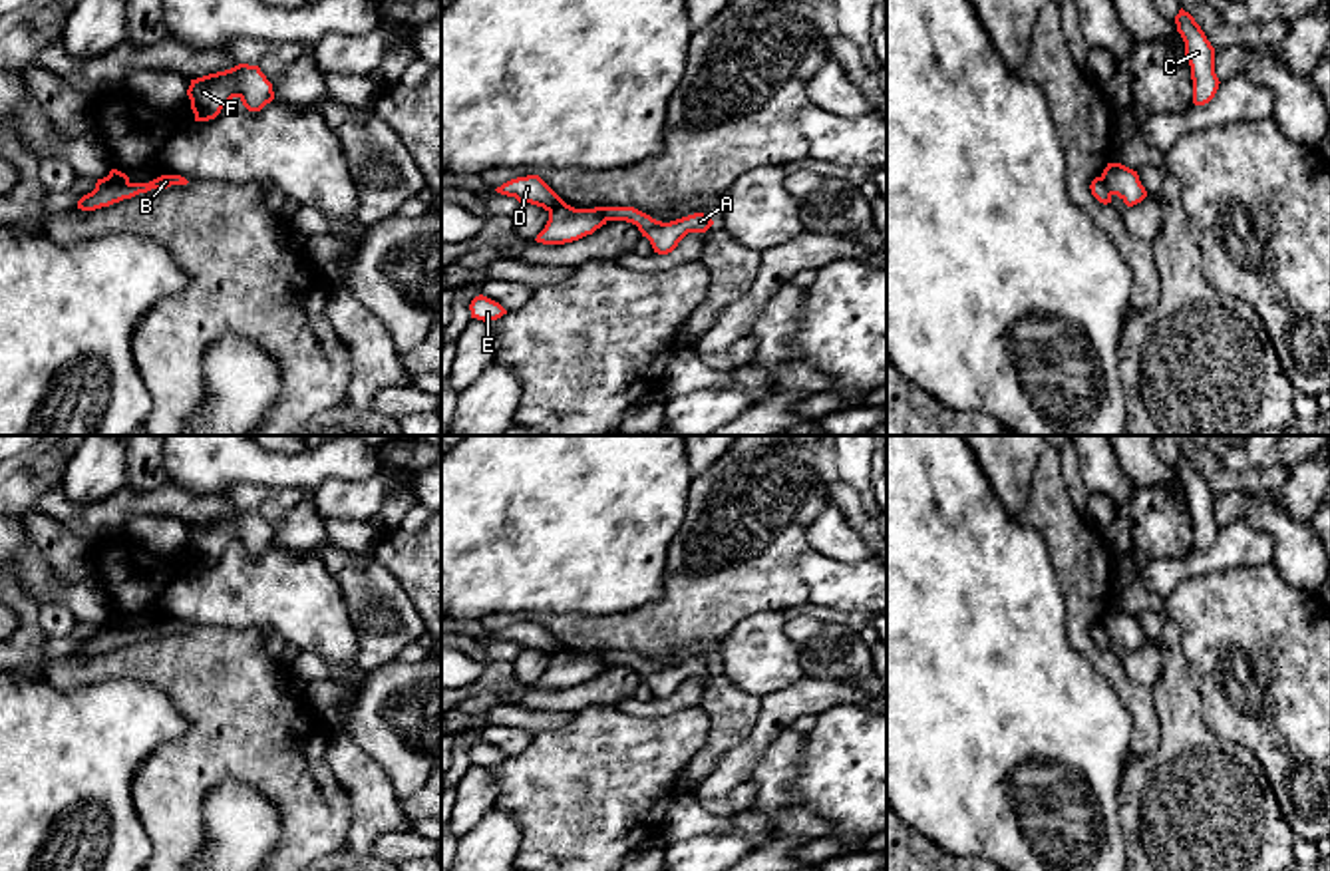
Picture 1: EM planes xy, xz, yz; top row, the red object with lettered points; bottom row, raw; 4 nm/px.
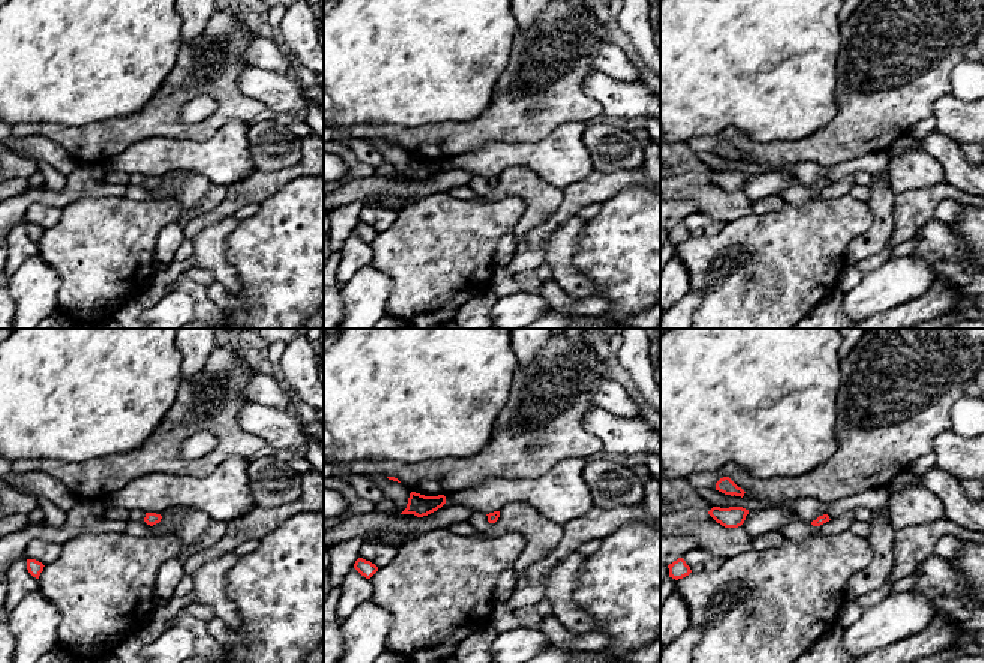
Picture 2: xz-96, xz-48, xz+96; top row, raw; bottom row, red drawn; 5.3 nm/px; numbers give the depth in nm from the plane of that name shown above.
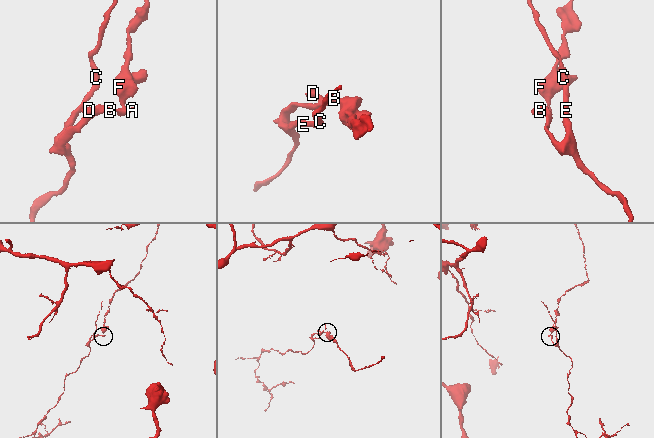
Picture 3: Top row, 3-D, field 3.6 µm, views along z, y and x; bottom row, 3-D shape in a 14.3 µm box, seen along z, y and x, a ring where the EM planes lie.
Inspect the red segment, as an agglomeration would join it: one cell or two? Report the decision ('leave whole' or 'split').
split

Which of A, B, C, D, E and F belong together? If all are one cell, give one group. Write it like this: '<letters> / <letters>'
A B D F / C E

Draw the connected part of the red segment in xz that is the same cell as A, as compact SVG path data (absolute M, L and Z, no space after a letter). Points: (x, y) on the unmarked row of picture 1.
M594 652L604 666L626 666L638 672L658 700L672 698L688 678L706 678L714 666L704 658L694 658L670 668L652 664L634 652Z

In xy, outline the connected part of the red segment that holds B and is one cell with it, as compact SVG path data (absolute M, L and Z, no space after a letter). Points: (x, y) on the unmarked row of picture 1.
M161 620L149 628L125 628L125 630L115 630L107 622L103 622L97 624L95 634L91 638L83 640L78 646L78 654L95 656L119 648L123 644L131 644L139 638L147 638L151 634L167 634L171 630L187 630L187 628L189 626L181 620Z

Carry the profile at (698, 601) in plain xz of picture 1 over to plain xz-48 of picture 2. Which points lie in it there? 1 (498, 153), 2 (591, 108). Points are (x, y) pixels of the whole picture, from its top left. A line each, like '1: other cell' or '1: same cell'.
1: other cell
2: same cell

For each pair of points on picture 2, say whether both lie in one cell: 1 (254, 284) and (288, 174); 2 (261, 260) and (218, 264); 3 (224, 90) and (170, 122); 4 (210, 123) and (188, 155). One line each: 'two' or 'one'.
1: two
2: two
3: one
4: two

